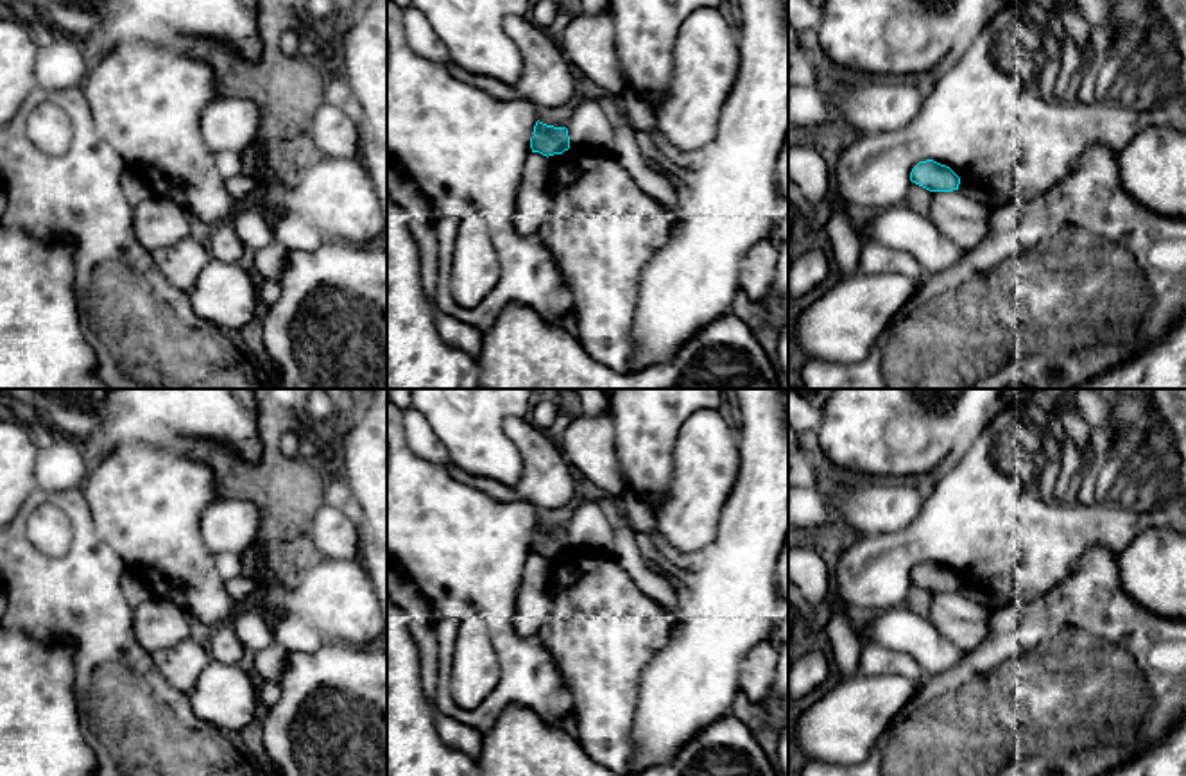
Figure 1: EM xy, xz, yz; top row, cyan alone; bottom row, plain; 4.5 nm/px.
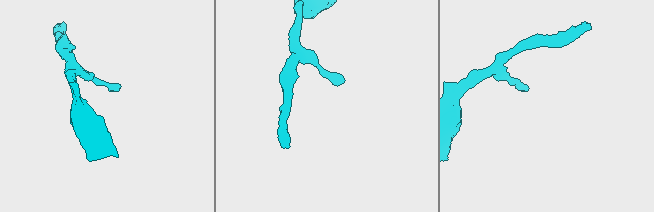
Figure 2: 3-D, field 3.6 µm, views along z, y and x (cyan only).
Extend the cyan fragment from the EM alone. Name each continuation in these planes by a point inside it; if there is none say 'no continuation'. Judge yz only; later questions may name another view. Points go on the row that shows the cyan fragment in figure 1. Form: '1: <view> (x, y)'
no continuation

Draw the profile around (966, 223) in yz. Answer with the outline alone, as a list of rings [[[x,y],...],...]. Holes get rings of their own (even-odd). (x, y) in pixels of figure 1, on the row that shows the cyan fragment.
[[[960,190],[932,192],[928,219],[964,251],[976,247],[989,233],[994,208],[989,208]]]

